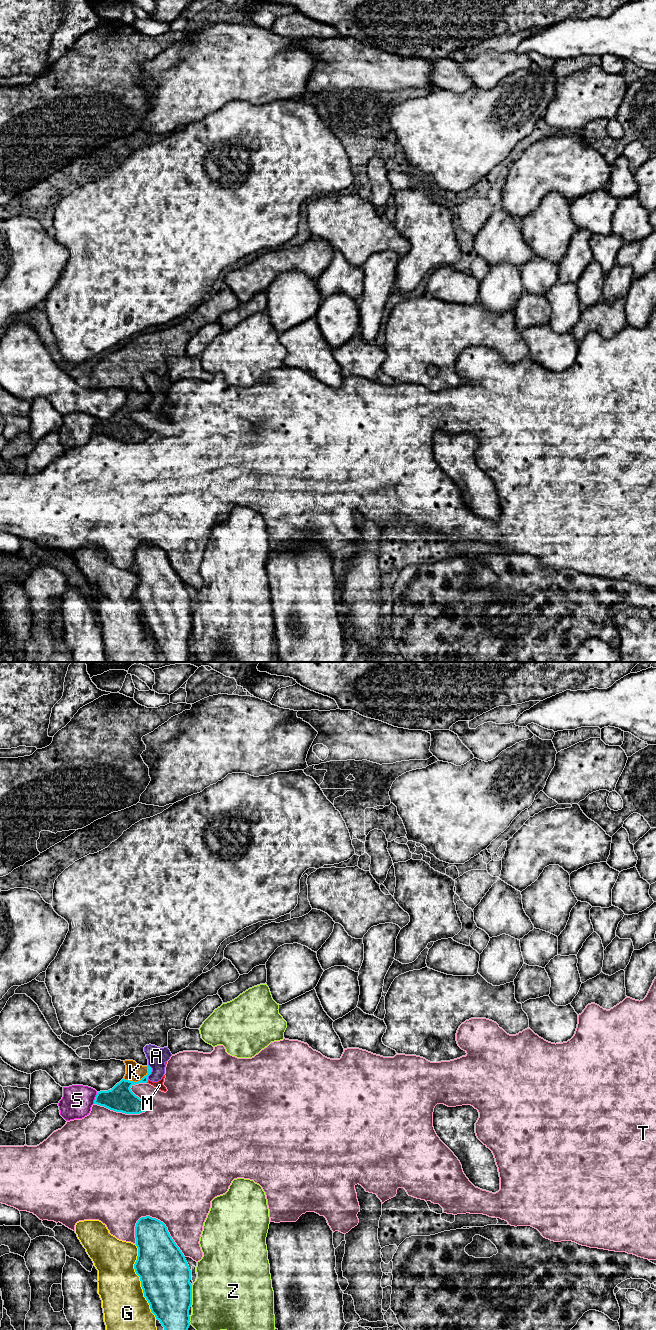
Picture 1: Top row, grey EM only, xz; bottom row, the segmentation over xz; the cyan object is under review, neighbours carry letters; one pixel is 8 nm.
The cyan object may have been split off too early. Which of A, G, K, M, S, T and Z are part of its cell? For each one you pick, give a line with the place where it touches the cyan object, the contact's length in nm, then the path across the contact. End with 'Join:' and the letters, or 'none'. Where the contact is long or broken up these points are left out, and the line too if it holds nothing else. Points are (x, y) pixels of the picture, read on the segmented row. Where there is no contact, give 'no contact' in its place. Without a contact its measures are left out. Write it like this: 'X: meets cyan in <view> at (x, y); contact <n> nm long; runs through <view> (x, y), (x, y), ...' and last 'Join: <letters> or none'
K: meets cyan in xz at (139, 1080); contact 240 nm long; runs through xz (120, 1098), (131, 1081), (139, 1080), (134, 1072)
Join: K

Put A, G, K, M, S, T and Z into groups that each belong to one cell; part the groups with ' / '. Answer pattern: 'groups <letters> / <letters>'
groups A M / G / K / S / T / Z

